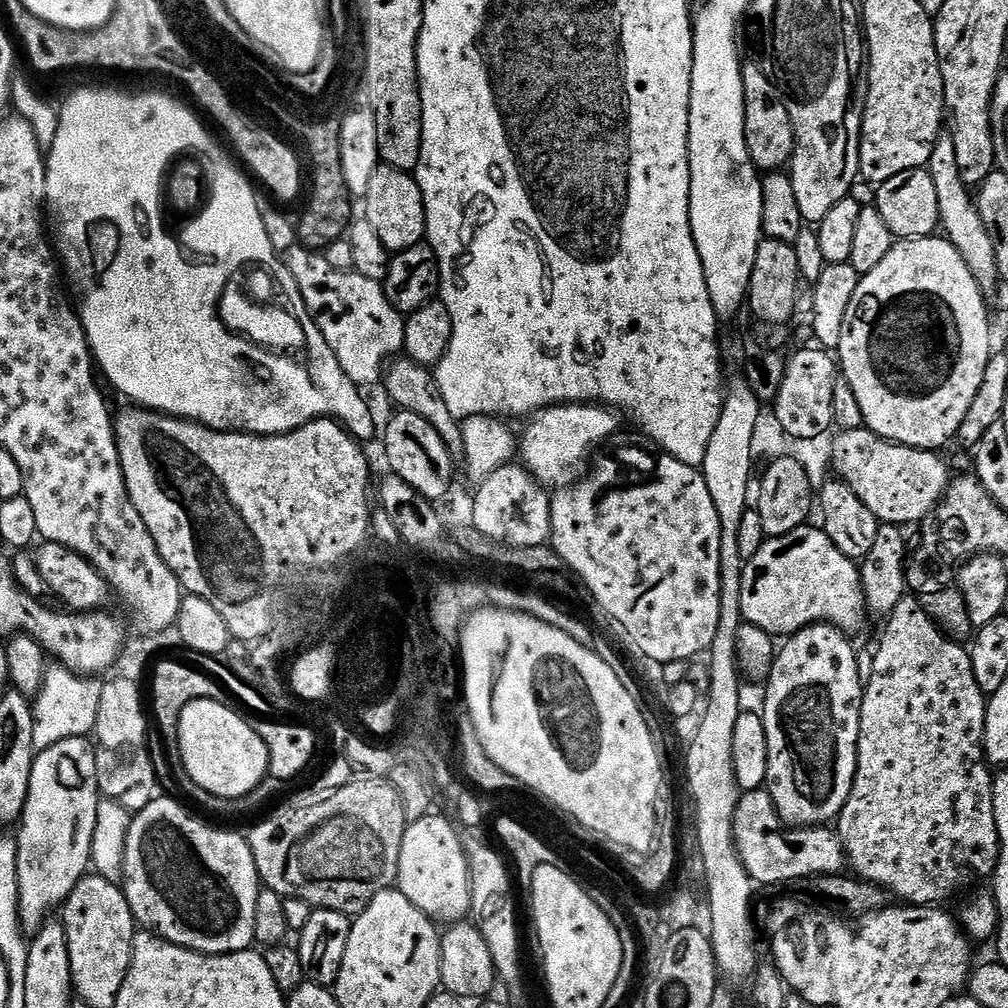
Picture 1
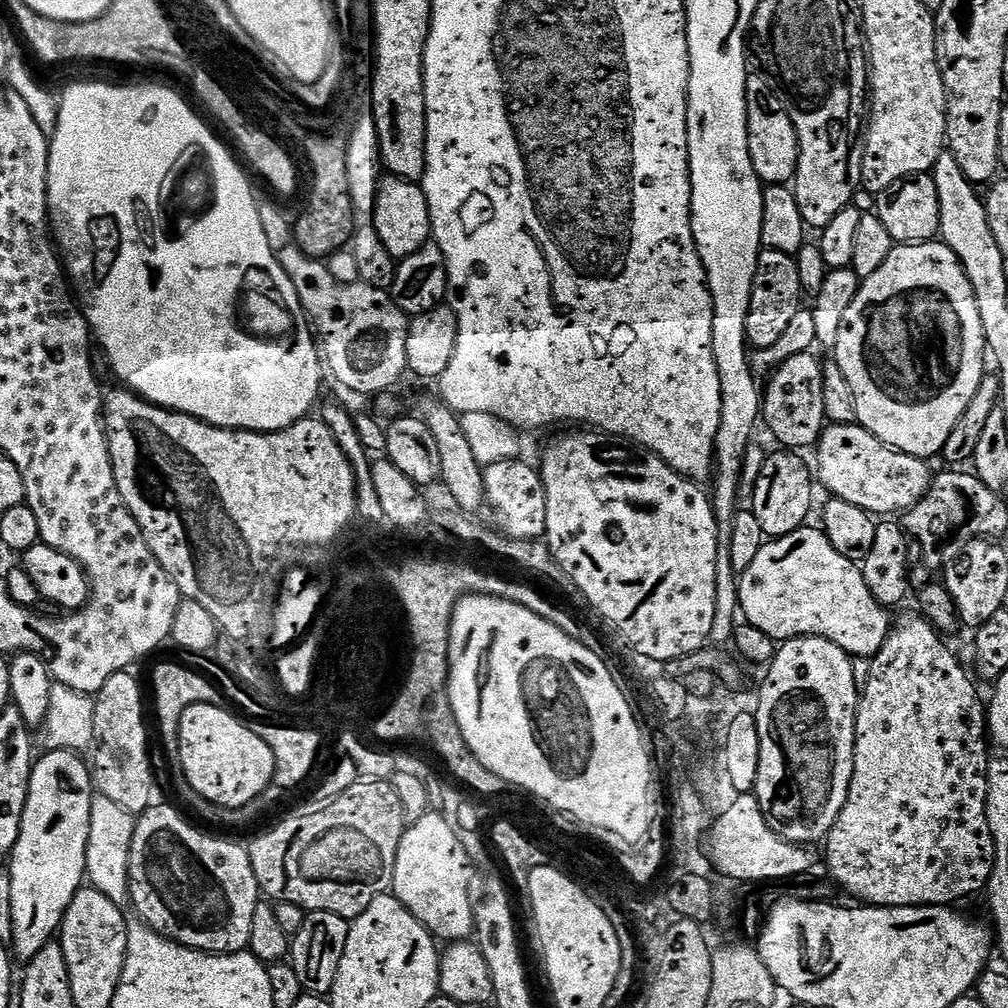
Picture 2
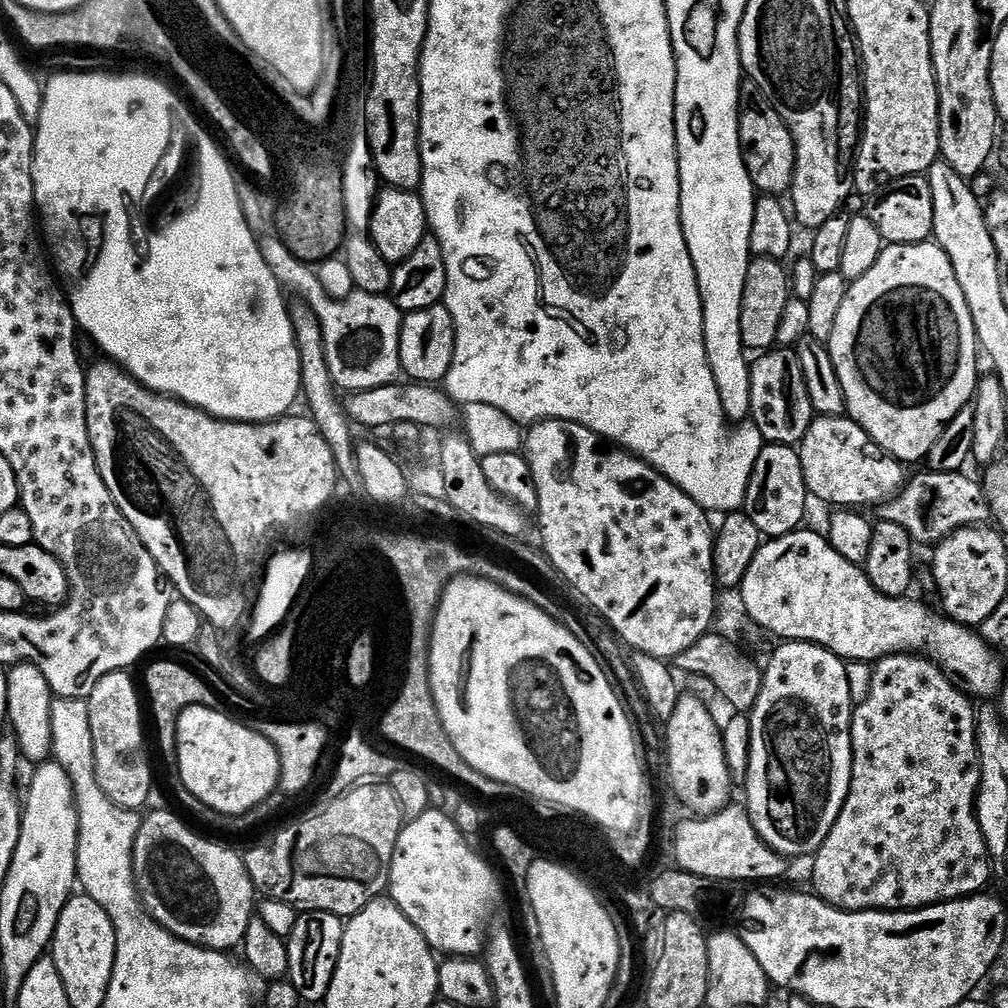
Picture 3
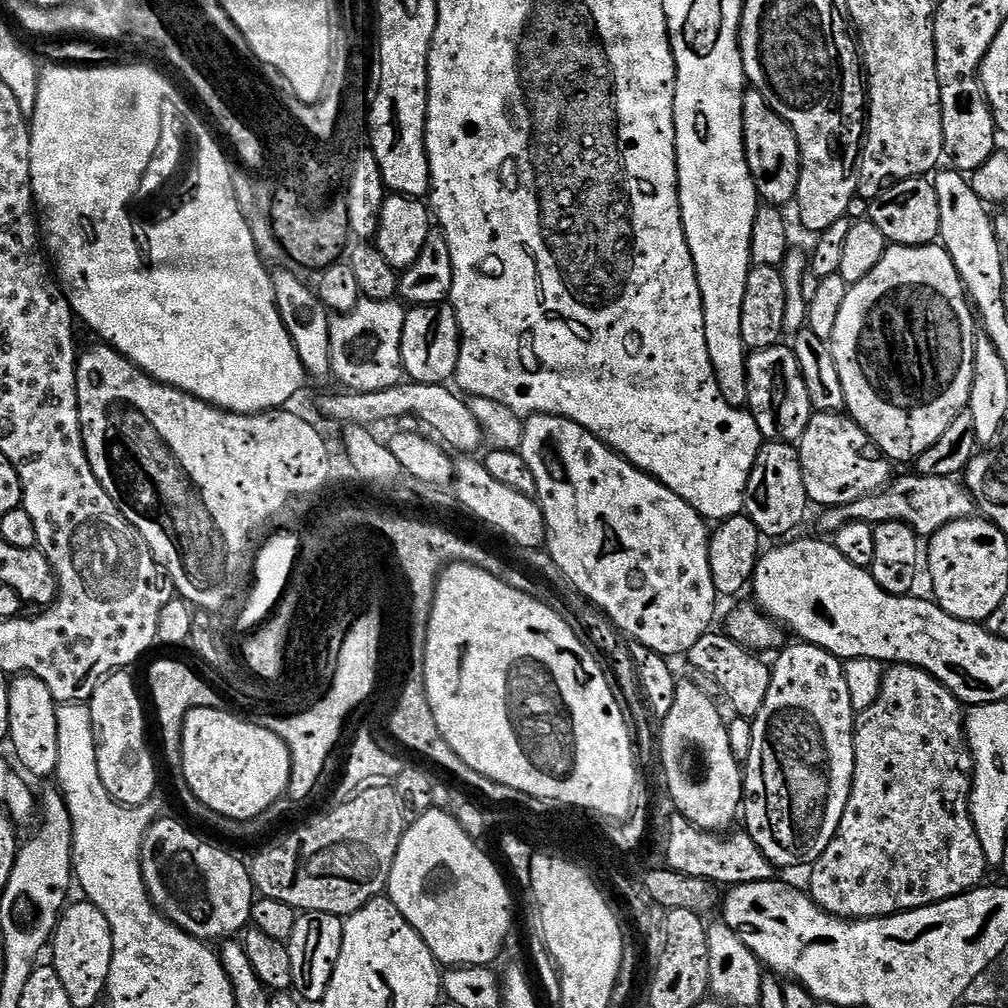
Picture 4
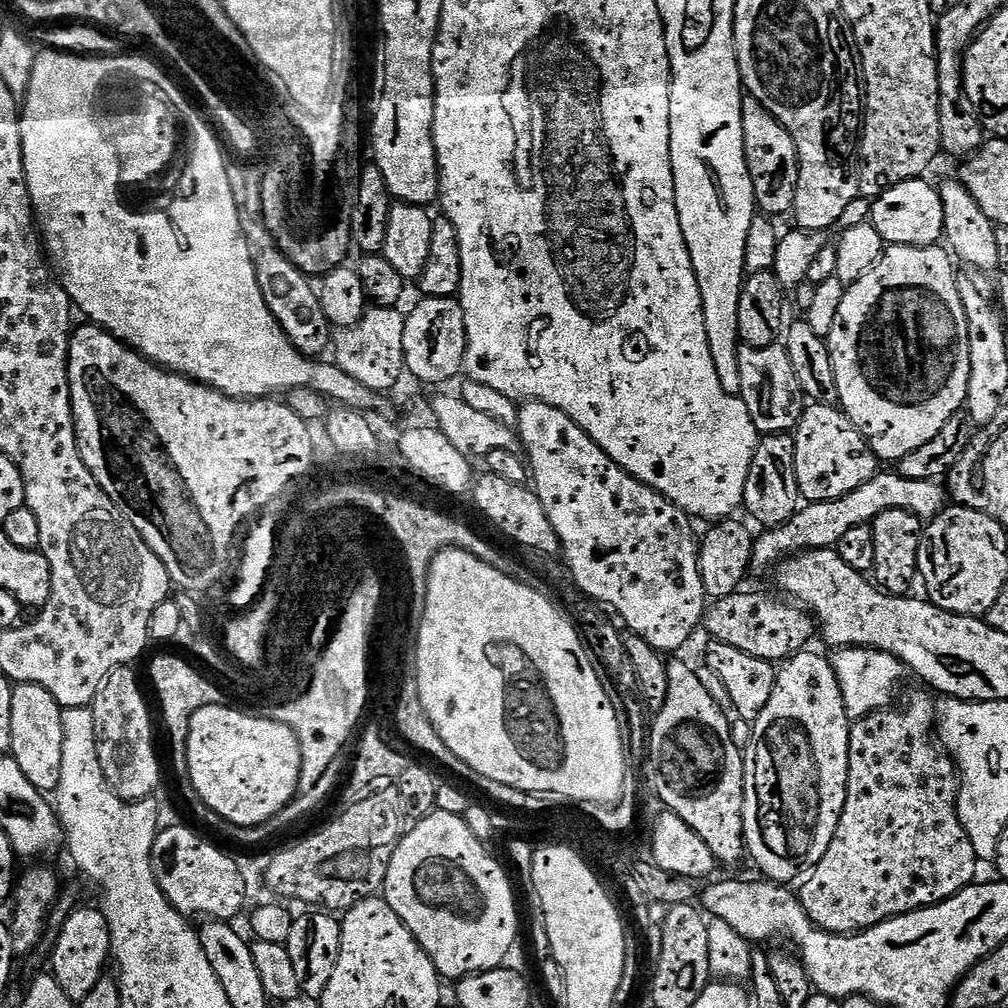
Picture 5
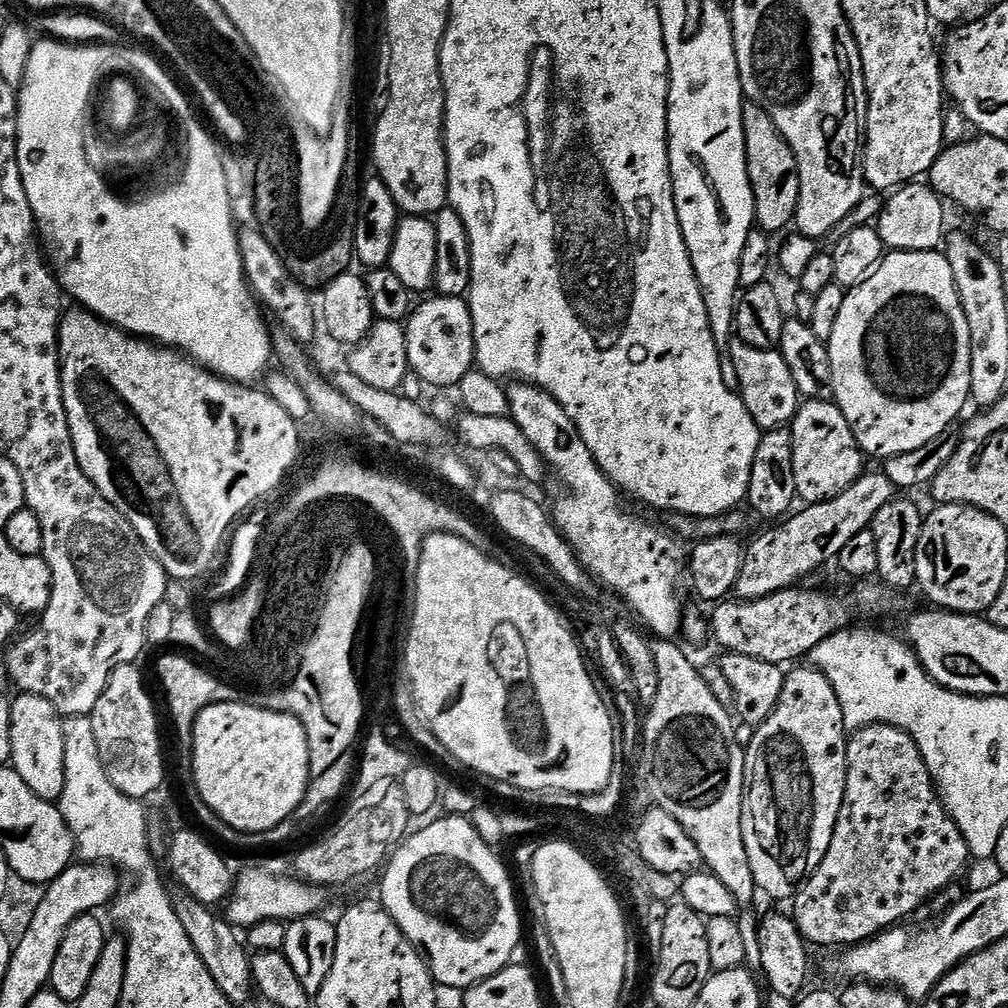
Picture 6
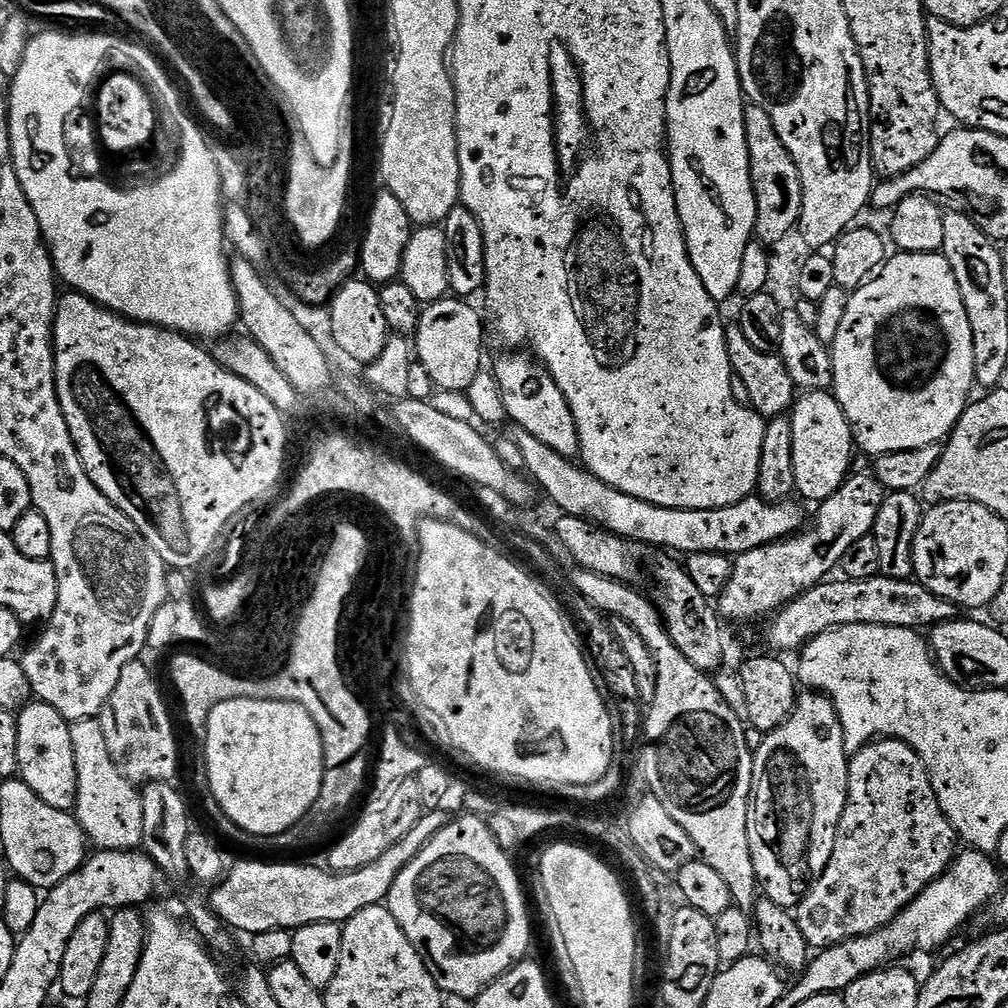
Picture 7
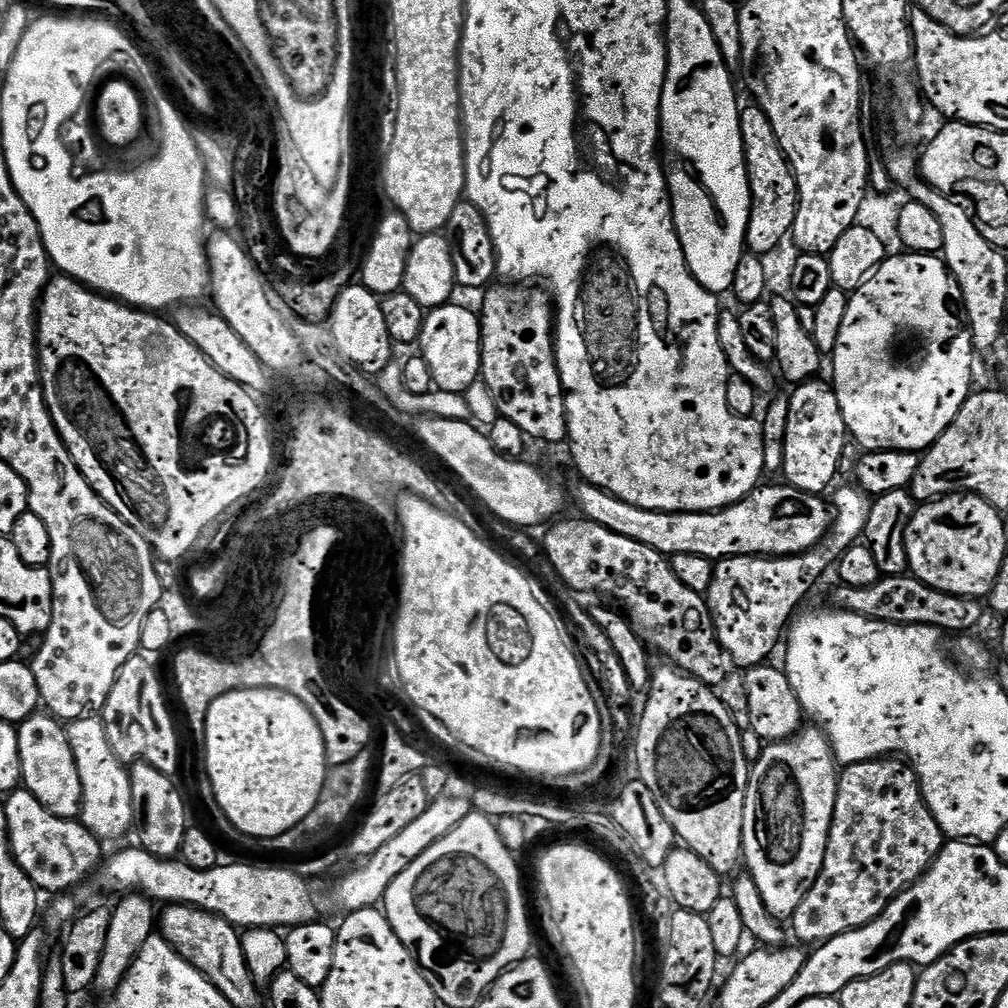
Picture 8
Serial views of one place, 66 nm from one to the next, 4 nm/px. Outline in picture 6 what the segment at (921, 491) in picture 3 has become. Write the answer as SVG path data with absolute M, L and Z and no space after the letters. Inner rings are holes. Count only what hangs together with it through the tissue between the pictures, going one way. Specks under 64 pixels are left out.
M868 470L859 476L854 486L832 500L801 507L801 512L793 511L783 522L769 527L772 529L762 533L752 545L747 545L735 595L742 600L757 600L797 587L804 582L800 580L806 579L811 572L818 571L823 564L832 564L850 538L871 529L878 510L889 504L897 492L883 471Z

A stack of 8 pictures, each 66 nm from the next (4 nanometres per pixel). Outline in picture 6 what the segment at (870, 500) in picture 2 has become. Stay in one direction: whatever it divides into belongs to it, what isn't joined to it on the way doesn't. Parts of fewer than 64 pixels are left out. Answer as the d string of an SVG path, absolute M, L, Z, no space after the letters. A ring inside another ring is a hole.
M805 399L792 419L794 442L794 486L805 505L832 500L842 494L866 471L866 457L856 446L850 422L832 400Z

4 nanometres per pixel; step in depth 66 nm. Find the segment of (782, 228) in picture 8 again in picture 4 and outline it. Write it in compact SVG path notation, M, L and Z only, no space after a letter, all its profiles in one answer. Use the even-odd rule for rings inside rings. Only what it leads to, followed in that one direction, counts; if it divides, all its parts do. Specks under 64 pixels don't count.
M755 90L745 91L742 102L744 153L754 178L757 197L777 206L791 205L796 198L800 177L800 147L792 125L777 114Z

